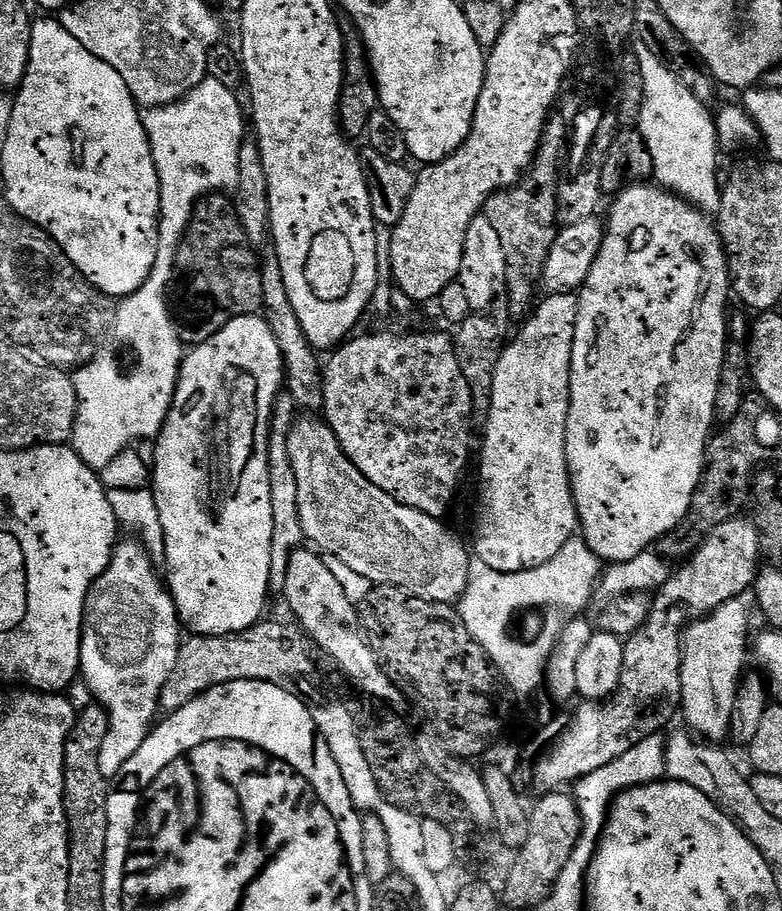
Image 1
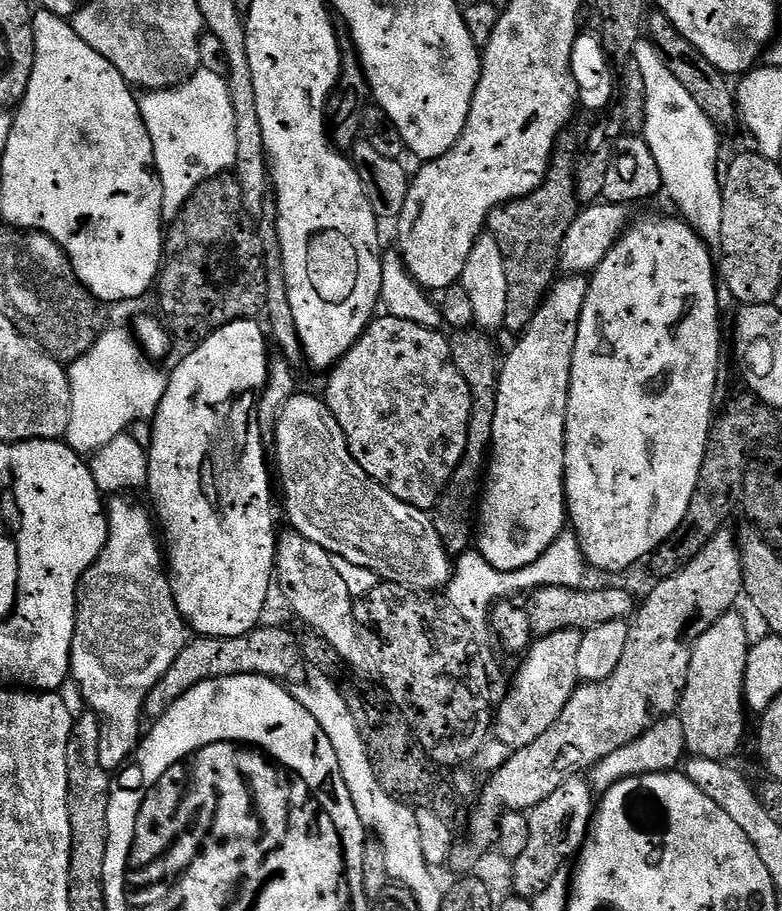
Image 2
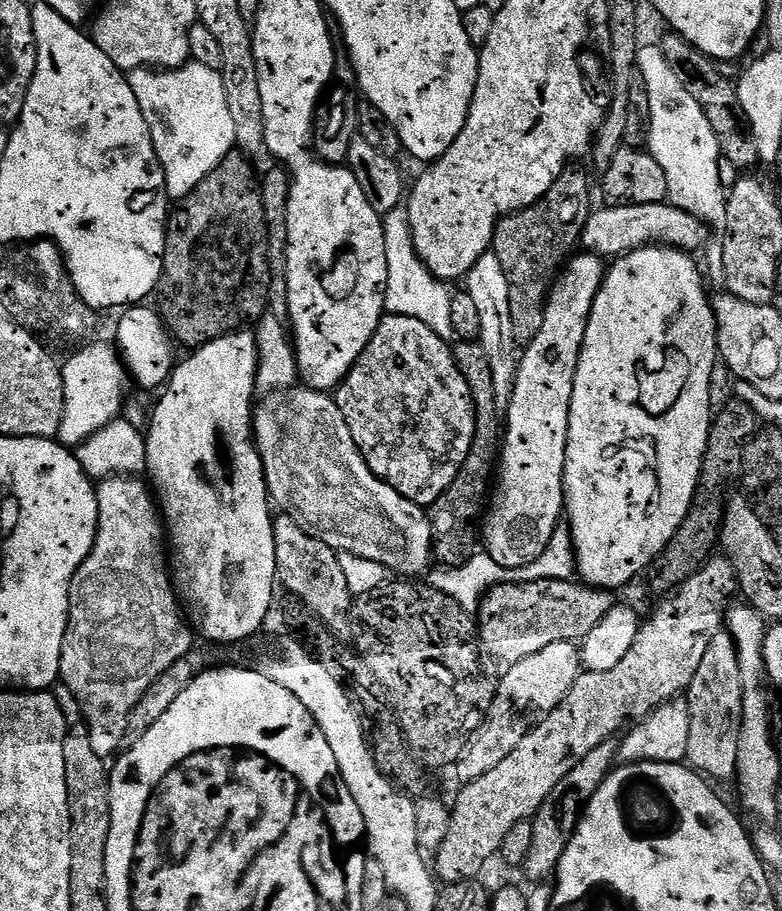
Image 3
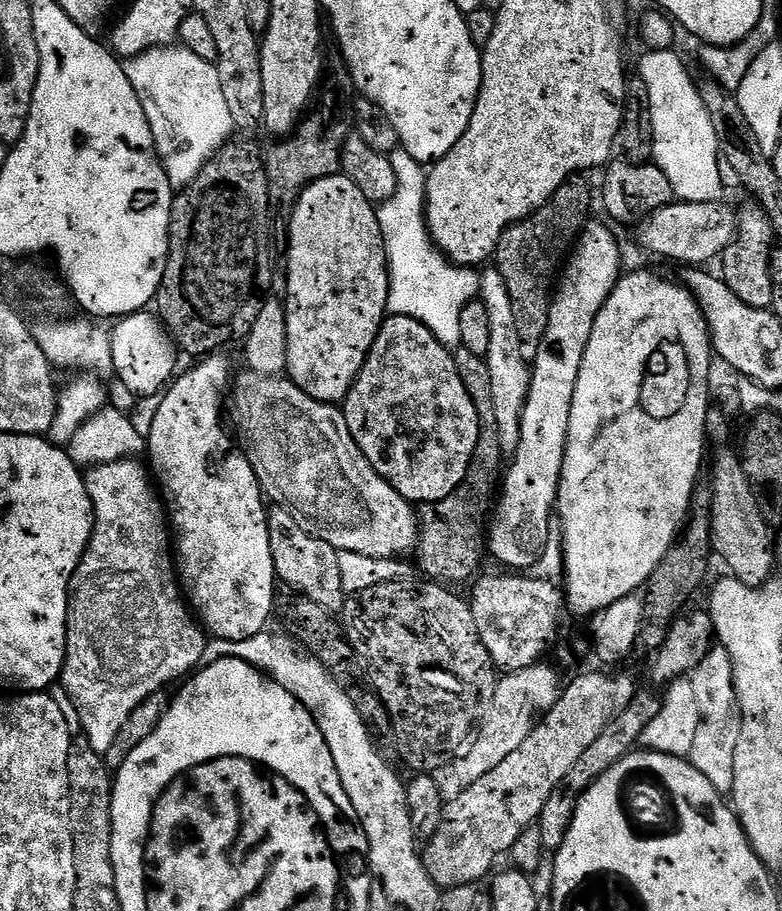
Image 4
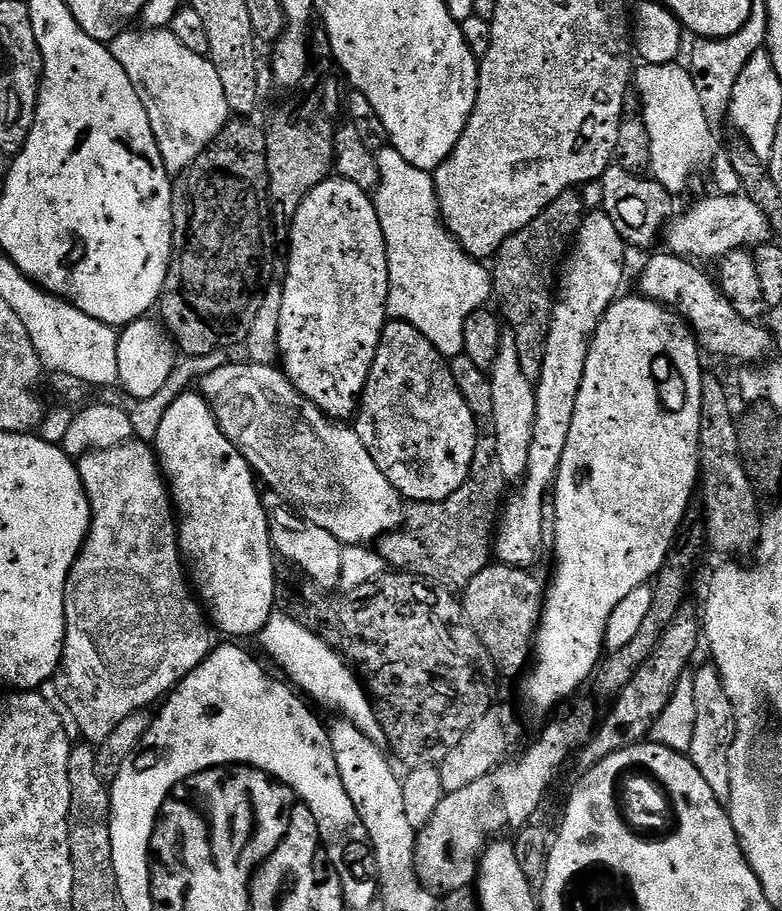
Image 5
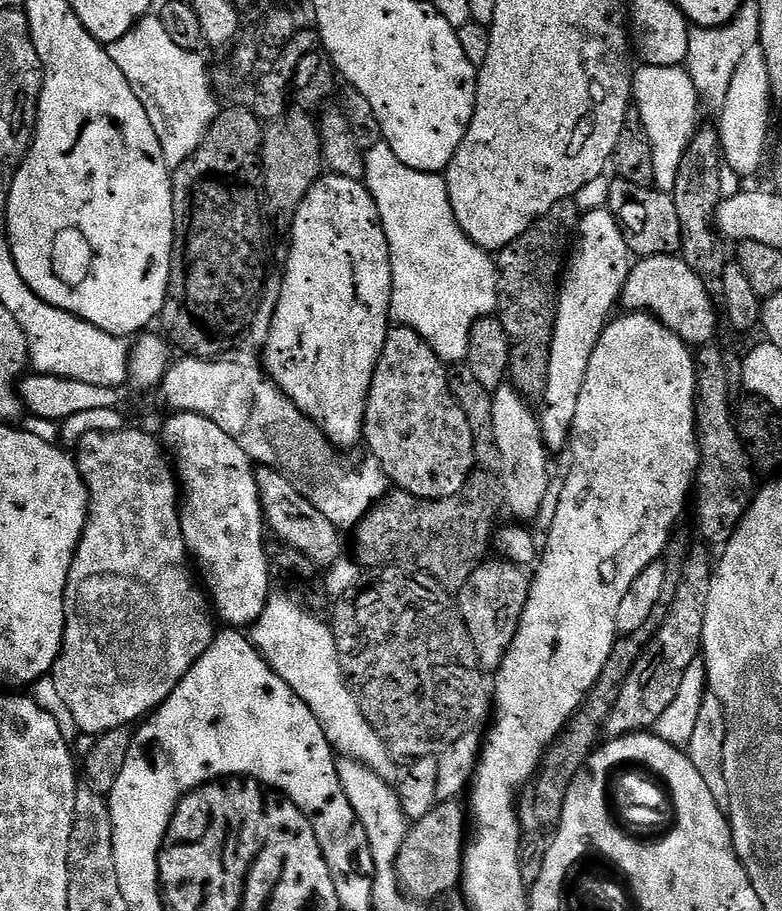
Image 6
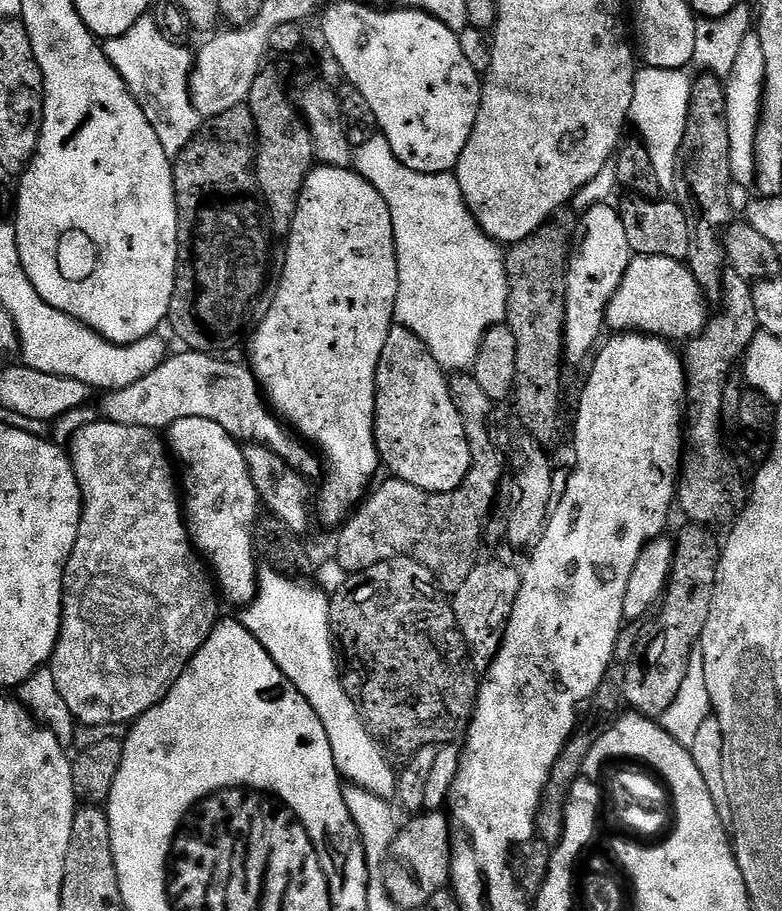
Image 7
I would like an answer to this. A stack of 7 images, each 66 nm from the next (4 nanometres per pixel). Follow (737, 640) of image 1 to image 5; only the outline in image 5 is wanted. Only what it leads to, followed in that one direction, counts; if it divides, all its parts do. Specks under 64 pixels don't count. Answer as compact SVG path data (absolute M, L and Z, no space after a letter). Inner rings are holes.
M705 662L694 672L694 706L697 715L694 718L694 739L690 741L690 750L686 753L688 759L698 766L698 774L706 778L710 790L714 790L714 798L727 805L730 798L730 746L736 733L734 706L730 706L730 698L726 698L726 686L722 686L720 671L715 664Z

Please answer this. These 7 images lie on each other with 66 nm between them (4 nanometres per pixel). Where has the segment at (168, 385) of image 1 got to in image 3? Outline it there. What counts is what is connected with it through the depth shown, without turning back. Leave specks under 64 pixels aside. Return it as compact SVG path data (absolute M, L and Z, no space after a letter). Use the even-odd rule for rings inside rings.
M195 62L171 70L135 68L127 77L130 90L134 90L134 98L138 98L138 106L142 106L142 114L150 126L168 195L179 202L236 148L224 77L220 72L210 70L210 66ZM88 342L83 345L84 348L81 352L73 354L72 358L68 361L63 361L62 371L64 373L64 417L62 418L62 426L60 427L60 435L58 437L59 443L63 444L66 448L73 450L77 449L81 443L88 440L96 431L102 430L106 425L117 419L121 415L120 412L124 408L124 391L127 390L128 384L130 385L130 375L128 369L125 368L125 363L121 359L119 351L111 343L108 344L92 344L96 342Z

